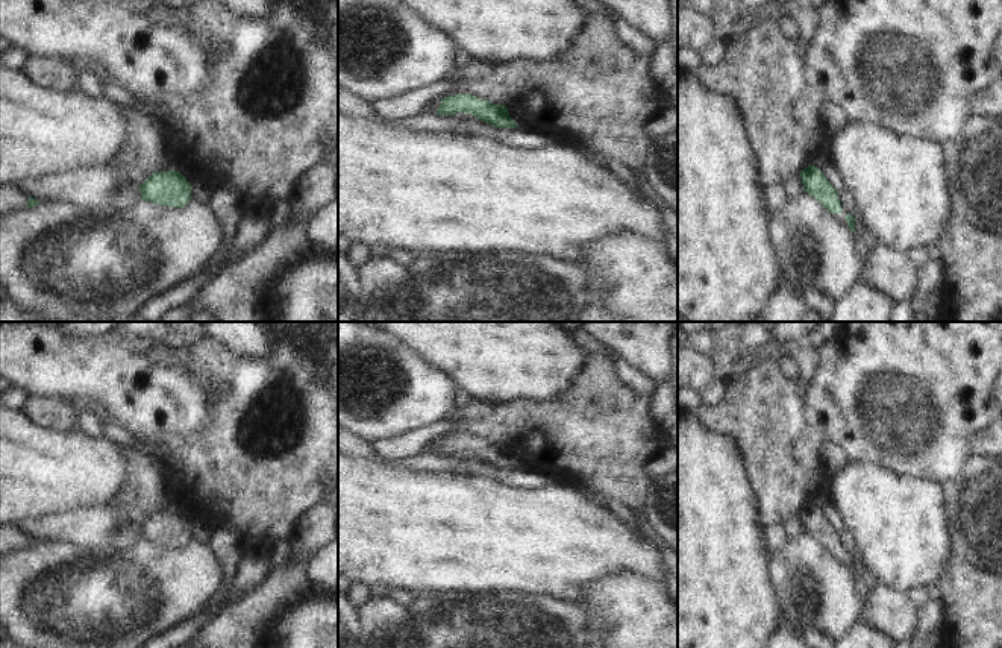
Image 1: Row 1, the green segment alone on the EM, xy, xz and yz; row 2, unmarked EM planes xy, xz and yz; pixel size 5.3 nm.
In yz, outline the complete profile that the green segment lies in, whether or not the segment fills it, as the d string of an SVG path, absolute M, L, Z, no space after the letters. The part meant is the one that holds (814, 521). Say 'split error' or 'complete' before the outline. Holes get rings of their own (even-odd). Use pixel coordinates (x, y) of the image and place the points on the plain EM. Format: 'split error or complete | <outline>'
complete | M808 505L799 514L806 534L814 537L829 552L841 555L838 531L829 524L820 508Z

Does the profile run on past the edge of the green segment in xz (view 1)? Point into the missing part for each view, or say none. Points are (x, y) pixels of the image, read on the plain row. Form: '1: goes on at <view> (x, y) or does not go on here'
1: does not go on here

